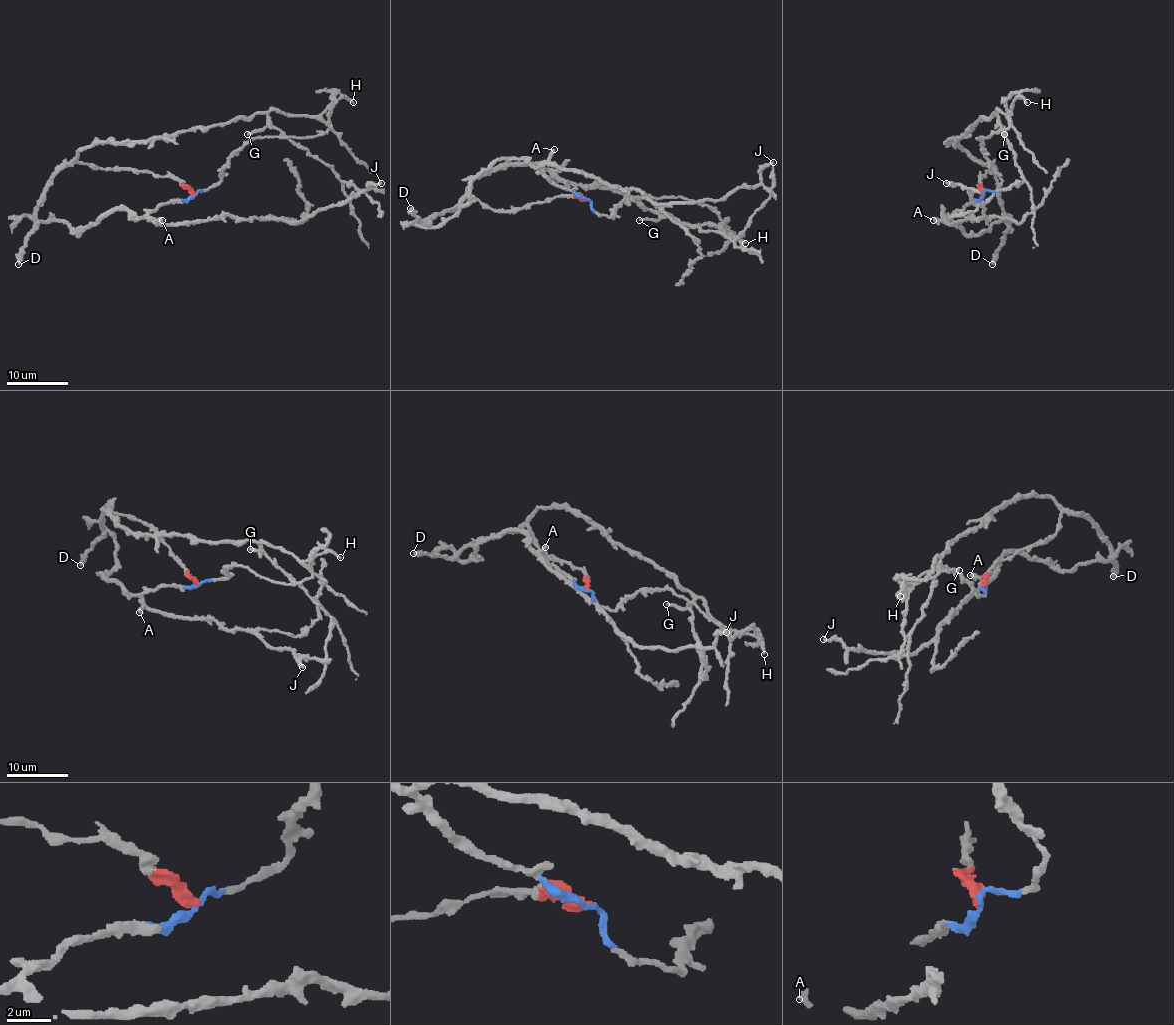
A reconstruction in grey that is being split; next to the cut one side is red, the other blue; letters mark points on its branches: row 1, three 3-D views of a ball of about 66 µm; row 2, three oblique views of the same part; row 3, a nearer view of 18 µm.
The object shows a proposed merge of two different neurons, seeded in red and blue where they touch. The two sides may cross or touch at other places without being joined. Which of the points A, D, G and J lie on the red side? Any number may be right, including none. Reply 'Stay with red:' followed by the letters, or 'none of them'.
Stay with red: D, G

